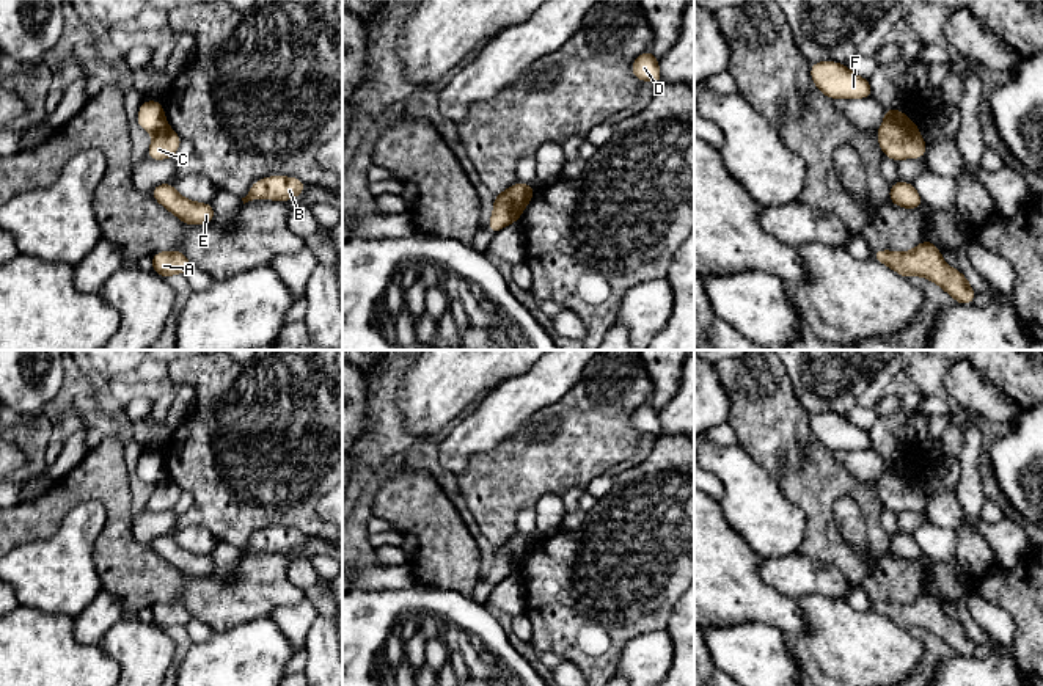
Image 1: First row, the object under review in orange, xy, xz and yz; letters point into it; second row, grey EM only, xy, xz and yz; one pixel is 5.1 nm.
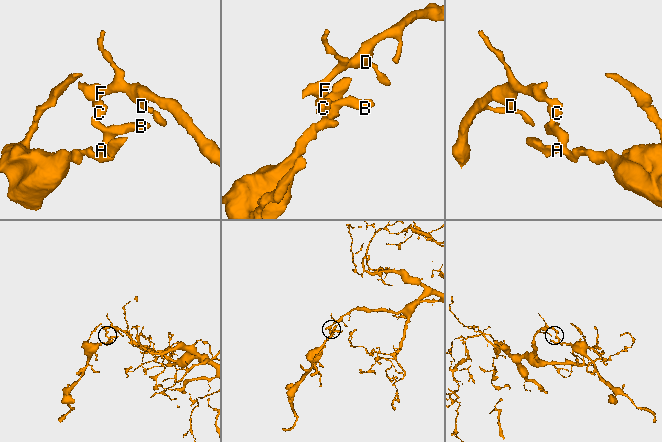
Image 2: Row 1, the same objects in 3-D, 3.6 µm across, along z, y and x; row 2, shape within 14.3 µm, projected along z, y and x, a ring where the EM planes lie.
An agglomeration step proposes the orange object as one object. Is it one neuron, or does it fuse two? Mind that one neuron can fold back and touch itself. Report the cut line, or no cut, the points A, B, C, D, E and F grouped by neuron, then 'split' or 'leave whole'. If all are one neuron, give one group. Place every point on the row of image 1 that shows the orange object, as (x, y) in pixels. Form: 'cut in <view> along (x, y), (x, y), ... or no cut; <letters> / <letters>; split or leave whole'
cut in xz along (508, 190), (516, 220); A B C E / D F; split

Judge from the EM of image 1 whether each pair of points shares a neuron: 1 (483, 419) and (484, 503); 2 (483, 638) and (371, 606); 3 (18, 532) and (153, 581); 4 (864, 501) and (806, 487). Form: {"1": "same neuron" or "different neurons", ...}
{"1": "different neurons", "2": "same neuron", "3": "same neuron", "4": "same neuron"}

